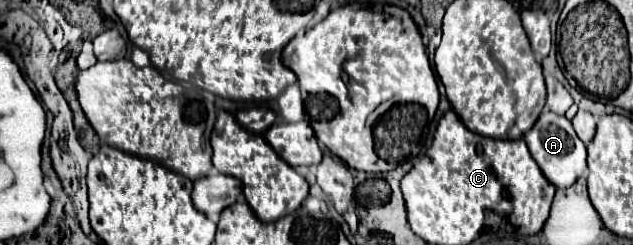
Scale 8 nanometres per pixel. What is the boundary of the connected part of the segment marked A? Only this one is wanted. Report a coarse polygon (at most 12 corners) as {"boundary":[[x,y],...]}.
{"boundary":[[548,108],[524,136],[556,186],[586,168],[586,146],[572,122]]}

